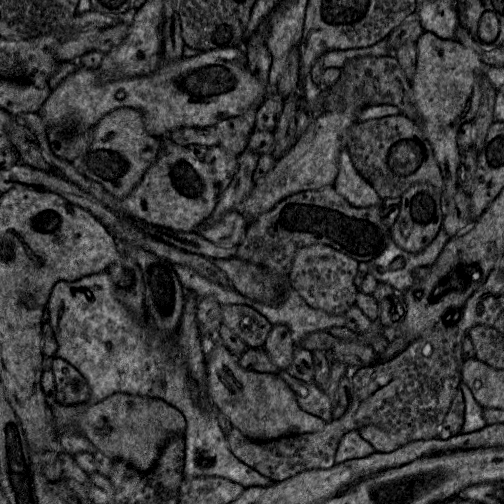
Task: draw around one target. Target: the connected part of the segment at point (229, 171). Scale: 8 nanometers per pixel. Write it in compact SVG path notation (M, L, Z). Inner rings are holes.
M218 145L209 147L202 161L211 173L217 193L220 195L227 189L238 170L238 156Z

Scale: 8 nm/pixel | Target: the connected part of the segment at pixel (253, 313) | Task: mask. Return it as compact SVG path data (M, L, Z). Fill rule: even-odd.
M243 304L221 308L222 323L235 333L249 348L262 348L272 329L268 319L254 308Z

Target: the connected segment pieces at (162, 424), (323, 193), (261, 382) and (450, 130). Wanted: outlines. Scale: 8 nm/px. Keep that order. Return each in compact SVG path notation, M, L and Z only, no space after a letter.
M117 392L92 405L50 405L57 431L85 436L111 460L121 460L141 473L149 472L171 438L184 435L186 420L175 407L157 398Z
M327 186L293 194L249 222L235 257L288 275L295 254L303 247L324 244L357 262L369 262L382 253L390 239L389 228L381 220L381 206L354 207L333 186Z
M219 340L208 346L205 362L211 402L243 435L263 442L284 436L319 432L325 427L327 423L323 419L299 406L294 392L278 374L244 369L238 361L239 357L233 355Z
M426 32L416 42L417 64L410 81L415 104L421 117L420 127L431 144L443 178L441 207L443 218L448 203L458 190L457 171L462 150L457 144L457 133L465 122L472 122L481 102L481 80L487 72L479 55L456 39L442 39Z

